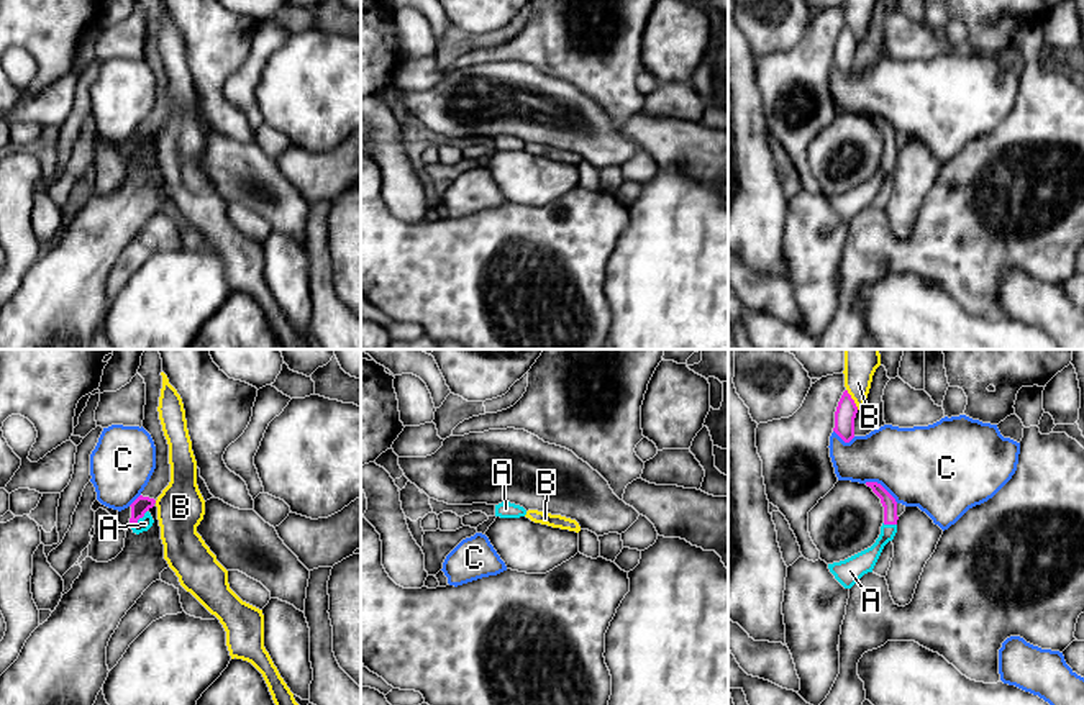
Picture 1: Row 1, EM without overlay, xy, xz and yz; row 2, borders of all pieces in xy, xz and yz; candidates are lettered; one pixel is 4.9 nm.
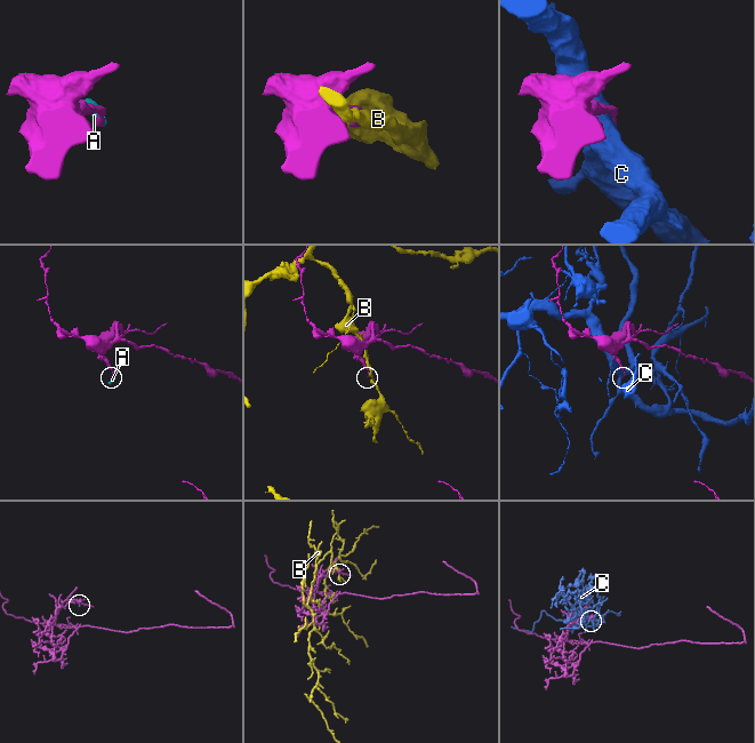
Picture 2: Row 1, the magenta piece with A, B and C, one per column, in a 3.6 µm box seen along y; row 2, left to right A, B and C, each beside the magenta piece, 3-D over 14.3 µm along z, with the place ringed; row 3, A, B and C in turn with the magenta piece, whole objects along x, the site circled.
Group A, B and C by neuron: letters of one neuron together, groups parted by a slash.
A / B / C

